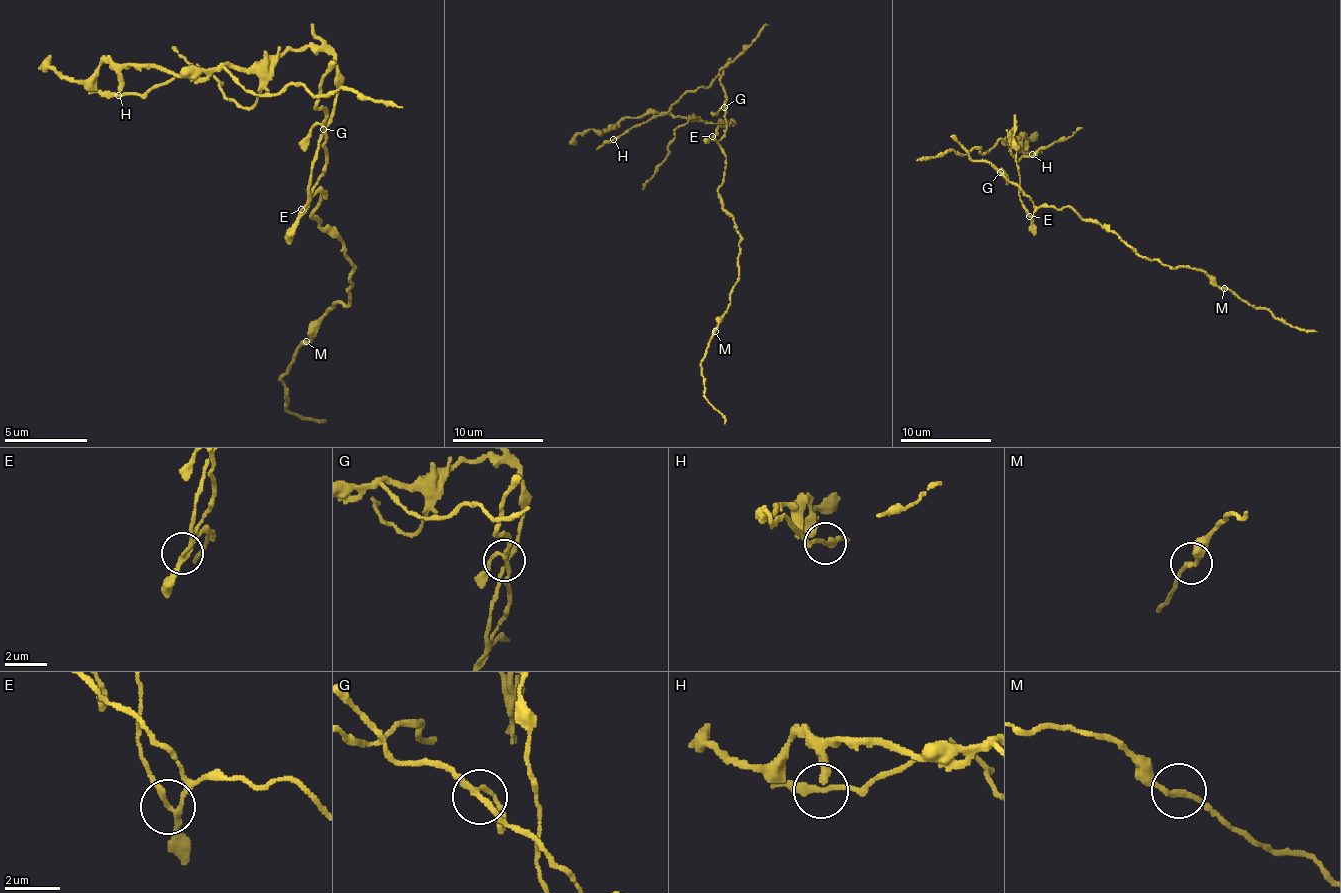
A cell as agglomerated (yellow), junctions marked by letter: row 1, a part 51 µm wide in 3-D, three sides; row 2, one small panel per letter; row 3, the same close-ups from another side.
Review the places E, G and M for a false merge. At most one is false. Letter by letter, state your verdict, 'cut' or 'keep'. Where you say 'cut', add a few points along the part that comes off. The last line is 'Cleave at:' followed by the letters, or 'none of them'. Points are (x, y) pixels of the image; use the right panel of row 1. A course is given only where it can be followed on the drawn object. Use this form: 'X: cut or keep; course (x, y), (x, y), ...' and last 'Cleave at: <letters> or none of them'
E: cut; course (1029, 215), (1020, 199), (1016, 129), (1011, 138), (984, 154), (979, 147), (966, 154), (948, 149), (916, 161)
G: keep
M: keep
Cleave at: E

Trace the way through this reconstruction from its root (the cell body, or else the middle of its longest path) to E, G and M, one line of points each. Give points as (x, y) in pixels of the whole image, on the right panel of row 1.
E: (1066, 206), (1041, 206), (1029, 215)
G: (1066, 206), (1036, 206), (1000, 172)
M: (1066, 206), (1070, 206), (1084, 220), (1113, 231), (1140, 256), (1161, 260), (1172, 267), (1201, 269), (1224, 288)

